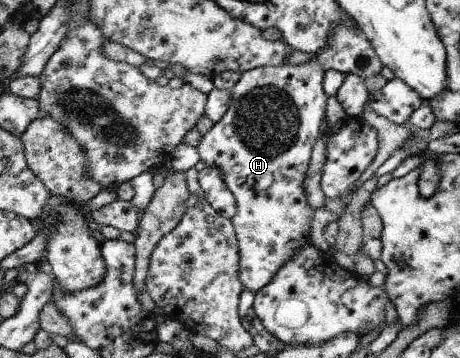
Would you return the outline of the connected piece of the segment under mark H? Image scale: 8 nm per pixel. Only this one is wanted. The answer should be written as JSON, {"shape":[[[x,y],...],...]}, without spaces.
{"shape":[[[336,22],[330,36],[326,36],[324,50],[312,56],[314,58],[306,64],[263,66],[241,73],[238,81],[231,87],[230,106],[195,146],[199,159],[206,167],[218,170],[222,182],[236,200],[236,214],[232,216],[231,223],[237,240],[238,282],[252,294],[268,284],[276,270],[288,258],[292,258],[292,254],[302,244],[309,242],[308,232],[314,209],[306,202],[302,180],[318,136],[320,120],[325,116],[328,93],[322,91],[322,75],[330,68],[342,73],[353,73],[363,79],[378,74],[382,67],[372,46],[357,27],[348,28],[340,22]]]}

